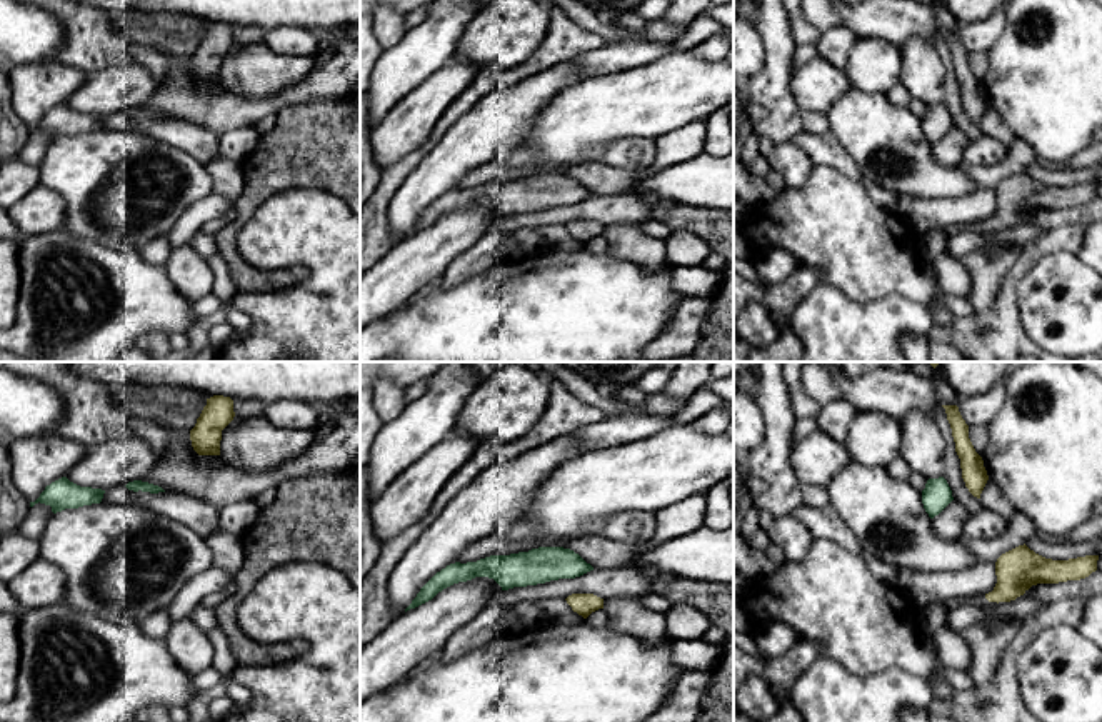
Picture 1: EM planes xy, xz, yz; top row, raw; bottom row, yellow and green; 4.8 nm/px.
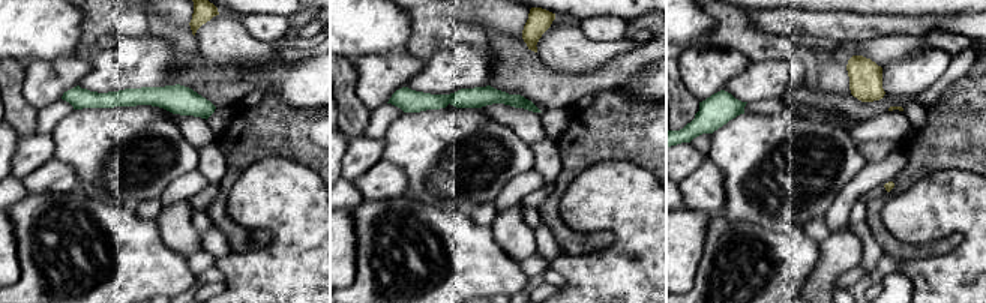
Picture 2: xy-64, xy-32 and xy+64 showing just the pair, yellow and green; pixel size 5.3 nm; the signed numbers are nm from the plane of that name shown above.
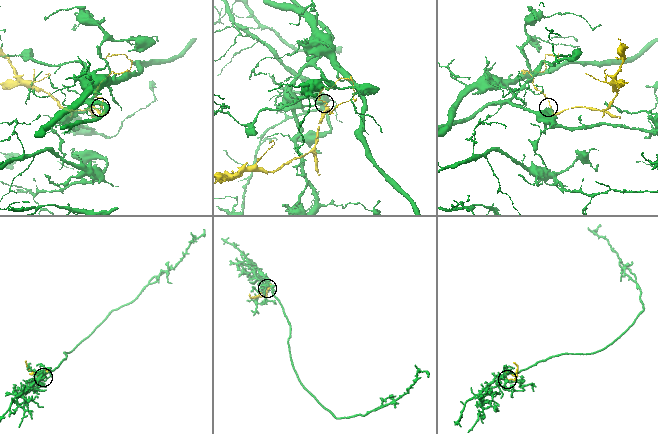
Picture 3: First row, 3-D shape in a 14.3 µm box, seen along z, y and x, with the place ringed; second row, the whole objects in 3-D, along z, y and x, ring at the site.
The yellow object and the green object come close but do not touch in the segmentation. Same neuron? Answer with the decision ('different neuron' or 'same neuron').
different neuron

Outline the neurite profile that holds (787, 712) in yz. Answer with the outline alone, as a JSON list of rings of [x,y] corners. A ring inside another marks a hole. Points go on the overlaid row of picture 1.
[[[789,700],[782,704],[780,710],[764,722],[804,722],[797,707]]]

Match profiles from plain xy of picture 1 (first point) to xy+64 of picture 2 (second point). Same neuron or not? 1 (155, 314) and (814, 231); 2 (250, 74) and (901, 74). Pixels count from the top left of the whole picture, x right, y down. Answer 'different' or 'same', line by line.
1: different
2: same

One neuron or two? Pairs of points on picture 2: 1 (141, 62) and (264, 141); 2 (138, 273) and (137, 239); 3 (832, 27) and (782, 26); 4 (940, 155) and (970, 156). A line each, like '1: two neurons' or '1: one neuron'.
1: two neurons
2: one neuron
3: one neuron
4: one neuron

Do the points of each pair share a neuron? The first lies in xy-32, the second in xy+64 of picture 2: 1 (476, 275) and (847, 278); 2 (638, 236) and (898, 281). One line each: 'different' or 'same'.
1: different
2: different

